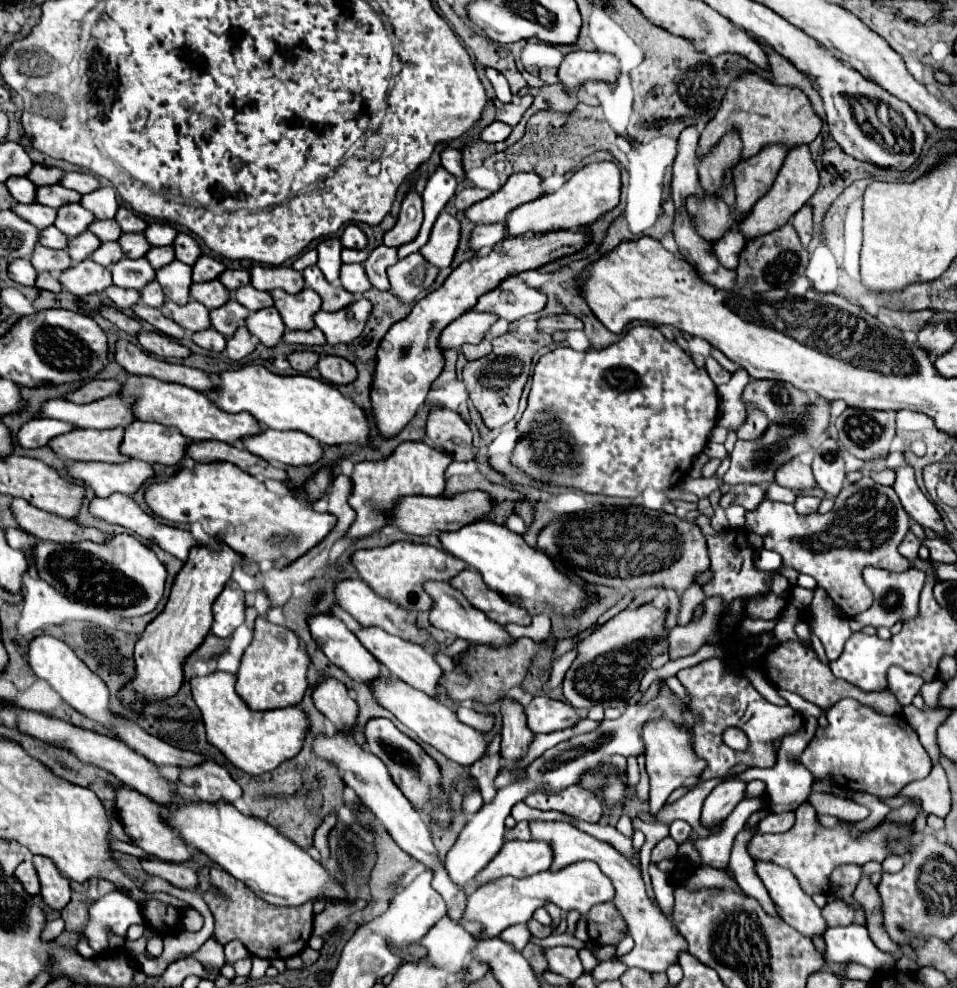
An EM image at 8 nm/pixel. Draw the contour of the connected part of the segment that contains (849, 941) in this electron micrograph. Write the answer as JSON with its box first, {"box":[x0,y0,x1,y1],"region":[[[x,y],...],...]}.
{"box":[825,924,895,972],"region":[[[851,924],[845,928],[829,928],[825,932],[825,958],[829,962],[857,962],[875,972],[895,966],[895,958],[881,952],[869,938],[867,928]]]}

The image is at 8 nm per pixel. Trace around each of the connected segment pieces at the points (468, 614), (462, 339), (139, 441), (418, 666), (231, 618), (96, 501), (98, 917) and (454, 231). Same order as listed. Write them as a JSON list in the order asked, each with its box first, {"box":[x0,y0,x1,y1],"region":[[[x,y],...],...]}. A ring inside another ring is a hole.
[{"box":[423,580,513,646],"region":[[[427,580],[427,582],[423,584],[423,588],[425,588],[425,592],[431,596],[431,600],[433,600],[433,606],[431,606],[431,610],[429,610],[429,622],[431,622],[435,628],[445,630],[445,632],[451,632],[451,634],[455,634],[457,638],[463,638],[463,640],[467,640],[467,642],[471,642],[471,644],[507,646],[507,644],[513,642],[501,624],[487,620],[487,616],[485,616],[481,610],[473,608],[473,606],[465,600],[465,596],[463,596],[461,592],[457,592],[449,582]]]},{"box":[439,312,497,348],"region":[[[467,312],[453,320],[449,326],[443,328],[439,336],[439,348],[461,348],[465,342],[469,344],[479,344],[489,330],[491,324],[497,322],[497,316],[493,314],[477,314],[477,312]]]},{"box":[121,420,189,466],"region":[[[135,420],[125,428],[121,442],[121,454],[143,462],[159,462],[173,466],[185,454],[189,440],[175,428],[161,426],[157,422]]]},{"box":[355,628,441,698],"region":[[[361,628],[355,632],[355,636],[359,638],[359,642],[397,678],[401,678],[403,682],[407,682],[409,686],[417,688],[417,690],[423,690],[425,694],[429,694],[431,698],[435,698],[437,694],[437,680],[441,676],[441,666],[435,662],[435,658],[425,650],[421,648],[419,644],[413,644],[409,640],[403,640],[403,638],[397,638],[397,636],[391,636],[387,634],[385,630],[381,628]]]},{"box":[211,580,245,638],"region":[[[229,580],[225,590],[217,596],[215,604],[213,604],[213,628],[211,632],[219,638],[229,638],[237,626],[243,624],[245,620],[245,600],[243,600],[243,590]]]},{"box":[89,494,197,560],"region":[[[111,494],[111,496],[107,496],[107,498],[93,498],[93,500],[89,502],[89,514],[95,516],[95,518],[105,520],[105,522],[109,522],[109,524],[119,524],[119,526],[123,526],[123,528],[135,532],[137,536],[155,542],[157,546],[161,546],[165,552],[177,556],[179,560],[187,560],[189,548],[197,544],[197,542],[193,540],[191,532],[185,532],[185,530],[179,530],[179,528],[171,528],[171,526],[163,524],[161,520],[157,520],[155,516],[145,514],[145,512],[135,504],[135,500],[133,500],[131,496],[125,496],[125,494]]]},{"box":[83,892,143,954],"region":[[[111,892],[91,904],[83,936],[89,940],[89,946],[101,954],[107,950],[107,930],[125,936],[131,924],[143,924],[139,904],[125,894]]]},{"box":[419,212,459,270],"region":[[[441,212],[433,224],[429,242],[419,252],[421,256],[425,256],[425,260],[429,260],[433,266],[441,270],[451,264],[457,244],[459,244],[459,222],[451,214]]]}]

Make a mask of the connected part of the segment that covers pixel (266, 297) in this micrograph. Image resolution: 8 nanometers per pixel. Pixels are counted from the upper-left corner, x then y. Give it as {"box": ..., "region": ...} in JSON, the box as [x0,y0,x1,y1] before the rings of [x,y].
{"box":[237,284,273,312],"region":[[[251,284],[237,288],[237,300],[239,300],[249,312],[255,312],[255,310],[261,310],[261,308],[267,308],[267,306],[273,306],[271,294],[269,294],[269,292],[261,292],[261,290],[253,288]]]}

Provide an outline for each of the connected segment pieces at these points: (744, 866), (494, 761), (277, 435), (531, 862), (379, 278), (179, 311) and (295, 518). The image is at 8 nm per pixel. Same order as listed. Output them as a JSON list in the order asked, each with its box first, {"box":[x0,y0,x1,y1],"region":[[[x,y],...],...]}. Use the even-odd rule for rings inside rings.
[{"box":[729,812,777,916],"region":[[[755,812],[749,816],[749,830],[741,830],[735,838],[735,846],[731,850],[731,860],[729,860],[729,870],[735,874],[735,880],[739,882],[739,886],[749,894],[753,896],[763,908],[765,912],[769,912],[769,916],[777,916],[777,910],[773,908],[773,902],[769,900],[769,892],[765,892],[765,886],[761,884],[761,878],[757,876],[755,872],[755,860],[749,858],[747,850],[745,850],[745,844],[749,842],[749,838],[753,836],[755,832],[755,826],[757,822],[765,816],[765,812]]]},{"box":[469,733,501,803],"region":[[[498,733],[490,742],[484,757],[469,767],[470,775],[476,778],[480,786],[484,803],[492,801],[497,792],[494,779],[500,768],[500,742],[501,733]]]},{"box":[241,430,321,466],"region":[[[265,430],[257,436],[249,436],[249,440],[241,440],[241,446],[255,456],[285,466],[313,464],[321,458],[321,444],[303,432]]]},{"box":[475,840,553,886],"region":[[[513,840],[503,844],[501,852],[475,876],[475,884],[483,886],[493,880],[499,880],[501,876],[513,876],[513,878],[525,878],[533,876],[537,872],[543,872],[551,866],[553,854],[551,848],[545,842],[521,842]]]},{"box":[363,246,399,290],"region":[[[377,246],[371,250],[369,258],[363,262],[363,268],[369,276],[369,282],[379,288],[379,290],[389,290],[389,280],[387,280],[387,266],[395,264],[399,260],[397,248],[389,246]]]},{"box":[161,300,211,332],"region":[[[167,300],[161,306],[161,312],[189,332],[199,332],[199,330],[205,330],[205,328],[211,326],[207,308],[199,302],[195,302],[195,300],[189,300],[185,306],[179,306],[179,304]]]},{"box":[145,462,337,562],"region":[[[227,462],[195,464],[193,470],[181,468],[167,480],[149,484],[145,488],[145,502],[163,520],[179,524],[199,522],[209,536],[221,538],[249,562],[275,562],[281,556],[293,562],[319,544],[337,524],[333,514],[321,514],[293,494],[277,496],[259,478]]]}]

